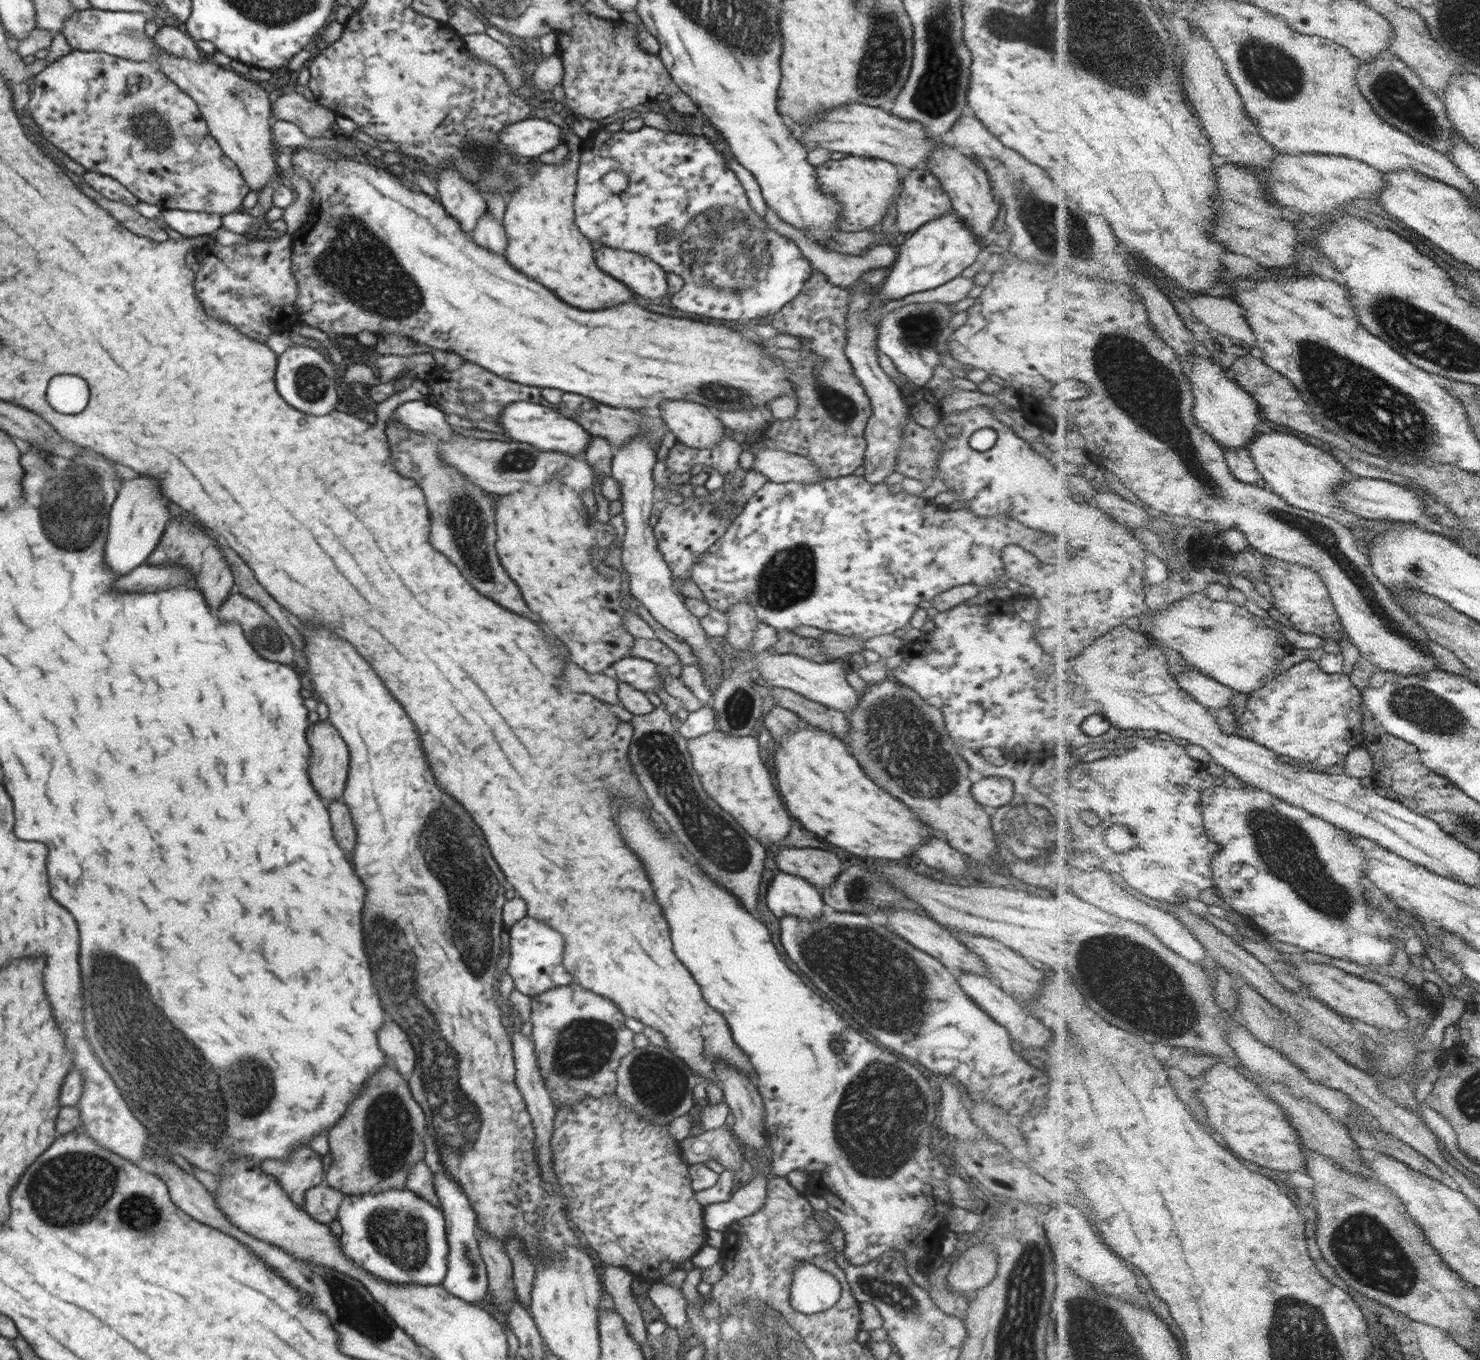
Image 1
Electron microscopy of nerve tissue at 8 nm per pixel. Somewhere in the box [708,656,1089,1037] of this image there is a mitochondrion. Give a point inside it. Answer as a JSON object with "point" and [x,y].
{"point":[898,739]}

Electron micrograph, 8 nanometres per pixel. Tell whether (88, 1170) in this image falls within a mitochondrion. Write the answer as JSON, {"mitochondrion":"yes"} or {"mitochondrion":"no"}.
{"mitochondrion":"yes"}

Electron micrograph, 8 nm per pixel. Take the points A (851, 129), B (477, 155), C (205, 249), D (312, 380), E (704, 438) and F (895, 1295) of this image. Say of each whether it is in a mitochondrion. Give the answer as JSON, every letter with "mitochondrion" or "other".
{"A":"other","B":"mitochondrion","C":"other","D":"mitochondrion","E":"other","F":"mitochondrion"}

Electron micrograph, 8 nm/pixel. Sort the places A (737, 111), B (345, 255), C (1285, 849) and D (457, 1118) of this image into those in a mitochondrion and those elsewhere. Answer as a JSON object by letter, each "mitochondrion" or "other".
{"A":"other","B":"mitochondrion","C":"mitochondrion","D":"mitochondrion"}

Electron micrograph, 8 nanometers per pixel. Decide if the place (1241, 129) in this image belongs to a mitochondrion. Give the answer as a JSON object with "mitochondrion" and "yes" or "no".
{"mitochondrion":"no"}

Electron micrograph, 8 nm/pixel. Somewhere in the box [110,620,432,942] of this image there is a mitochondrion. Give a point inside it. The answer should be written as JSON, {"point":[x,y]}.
{"point":[267,637]}

